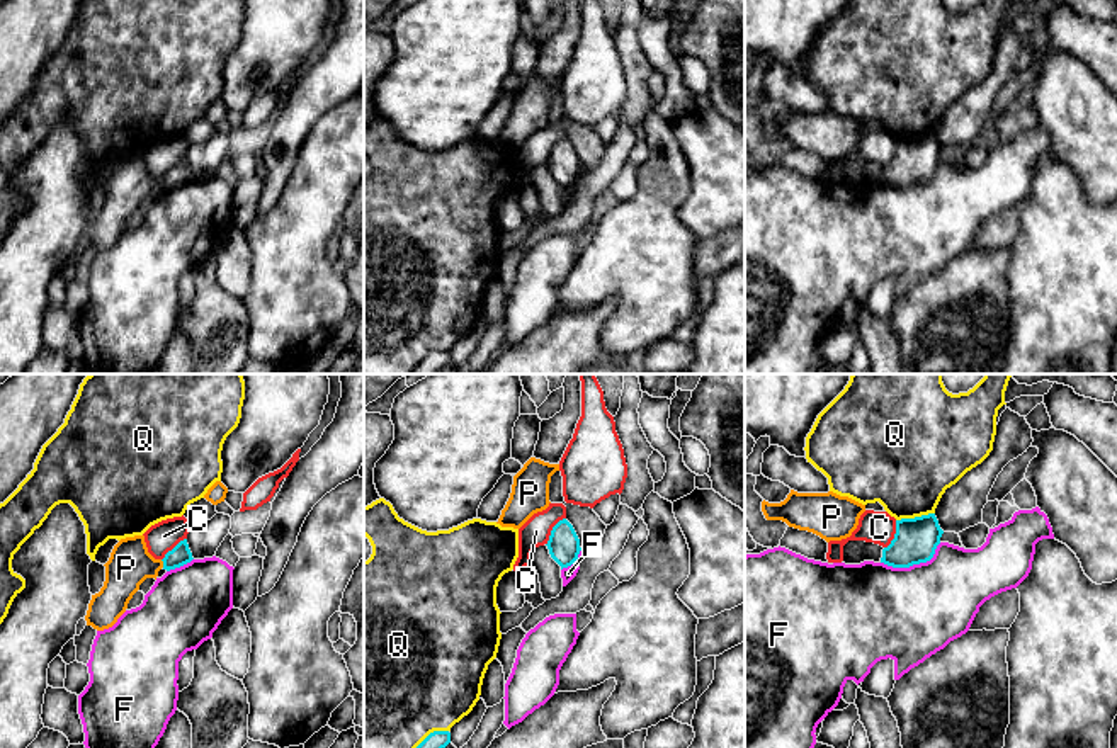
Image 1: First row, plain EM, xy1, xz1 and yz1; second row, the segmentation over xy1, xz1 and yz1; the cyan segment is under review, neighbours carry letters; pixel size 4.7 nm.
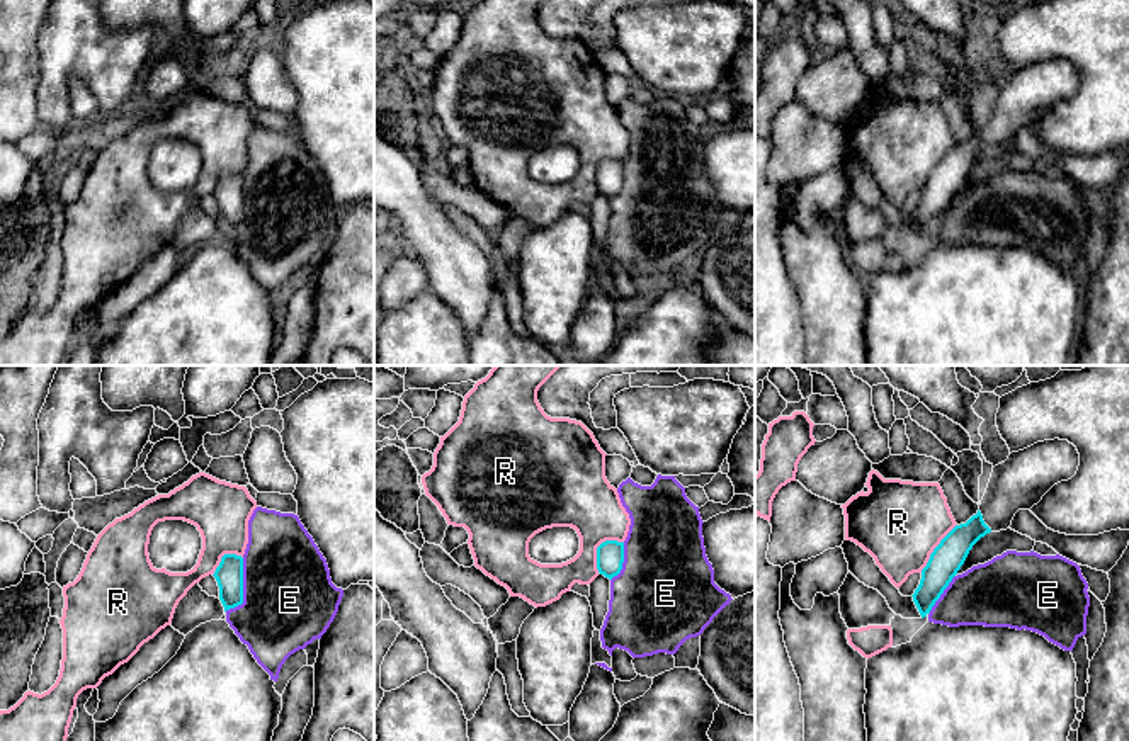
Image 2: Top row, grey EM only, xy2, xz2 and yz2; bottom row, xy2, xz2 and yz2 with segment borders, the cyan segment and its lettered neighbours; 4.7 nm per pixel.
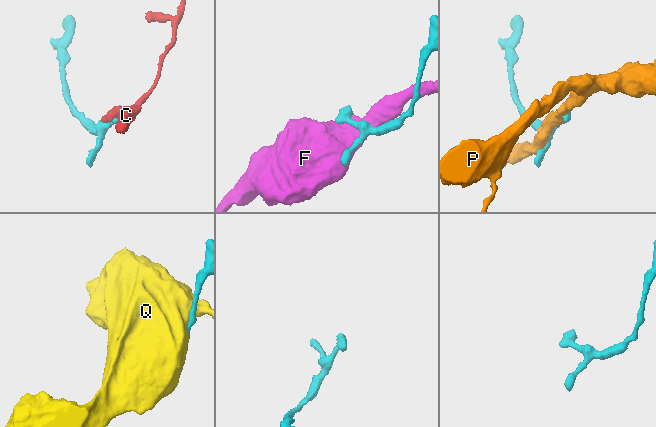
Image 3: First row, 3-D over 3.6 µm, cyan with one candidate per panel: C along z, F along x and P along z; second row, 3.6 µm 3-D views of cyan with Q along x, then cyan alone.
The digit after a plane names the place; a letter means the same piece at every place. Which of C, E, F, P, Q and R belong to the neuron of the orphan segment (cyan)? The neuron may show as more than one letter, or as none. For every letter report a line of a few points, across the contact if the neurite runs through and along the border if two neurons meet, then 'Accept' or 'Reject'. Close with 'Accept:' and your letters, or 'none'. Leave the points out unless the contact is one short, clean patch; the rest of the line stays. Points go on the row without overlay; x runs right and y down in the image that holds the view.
C: Line: xz1 (565, 136), (553, 147), (546, 164). Reject
E: Reject
F: Reject
P: Reject
Q: Reject
R: Reject
Accept: none

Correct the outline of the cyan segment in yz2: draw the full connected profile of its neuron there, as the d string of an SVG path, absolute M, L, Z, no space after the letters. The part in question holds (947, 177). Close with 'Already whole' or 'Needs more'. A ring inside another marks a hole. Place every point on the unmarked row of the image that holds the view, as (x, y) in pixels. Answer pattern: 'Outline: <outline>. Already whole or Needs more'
Outline: M1044 59L993 87L979 129L966 143L956 144L933 168L913 221L927 236L964 184L973 165L990 151L1007 150L1018 129L1030 129L1058 102L1071 99L1080 73L1068 59Z. Needs more

